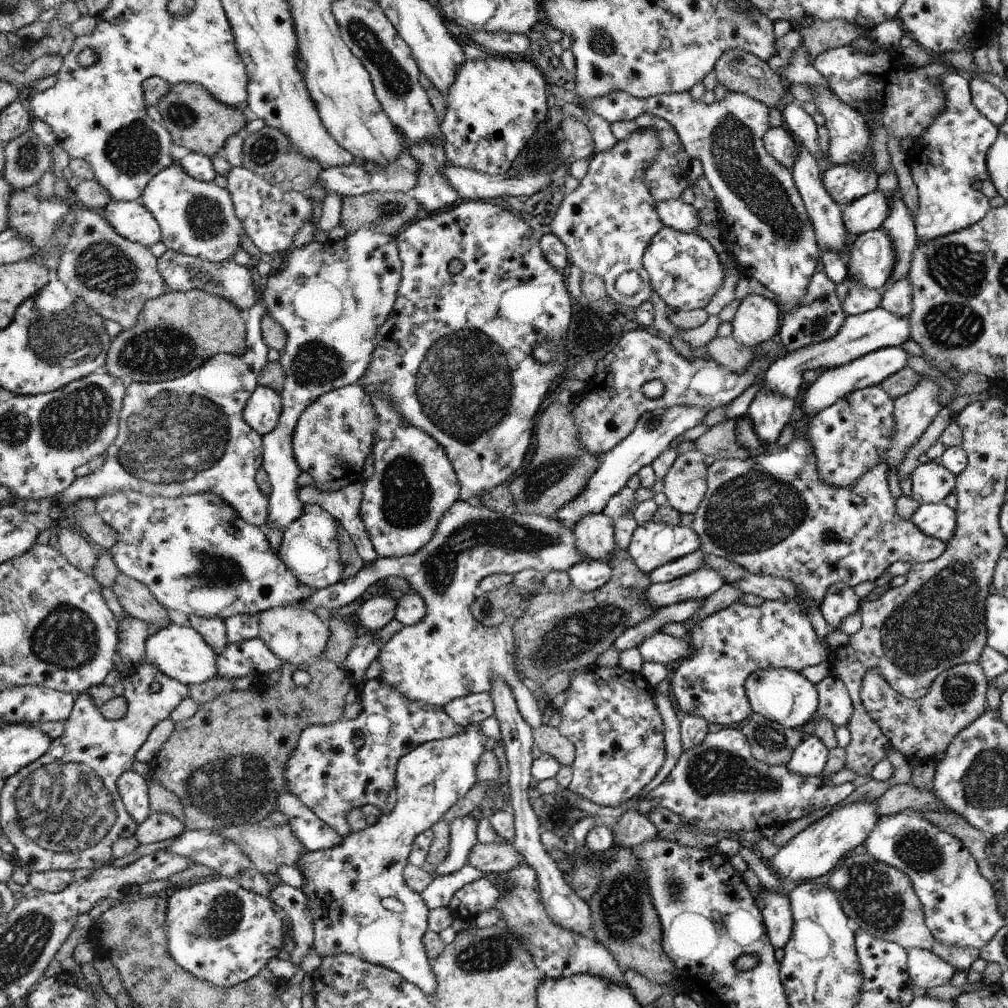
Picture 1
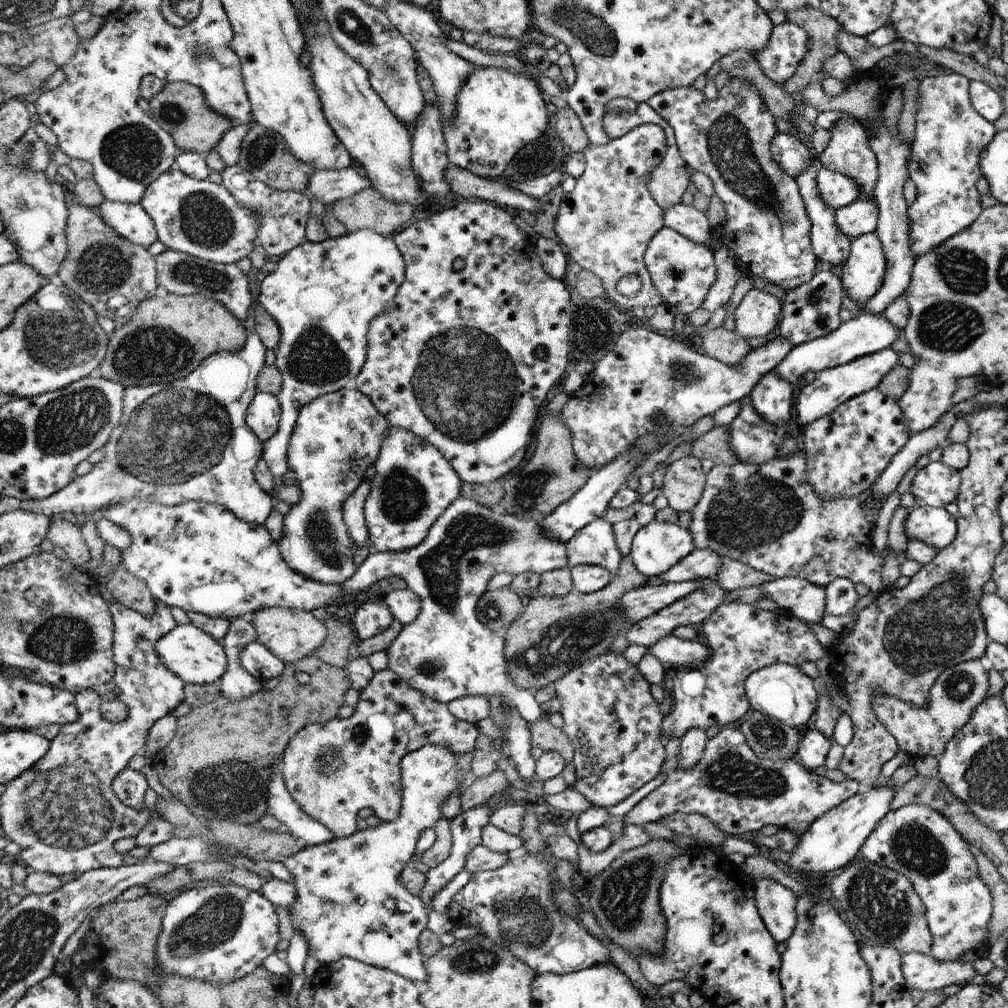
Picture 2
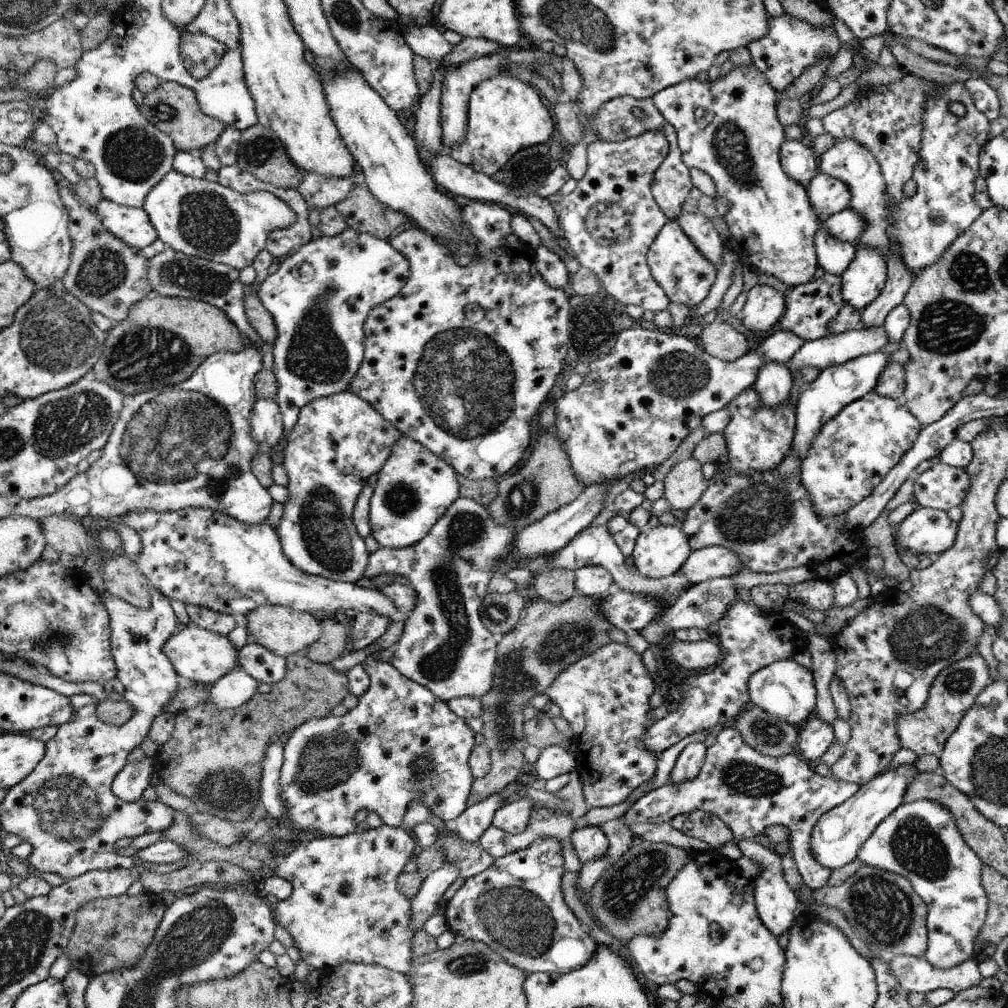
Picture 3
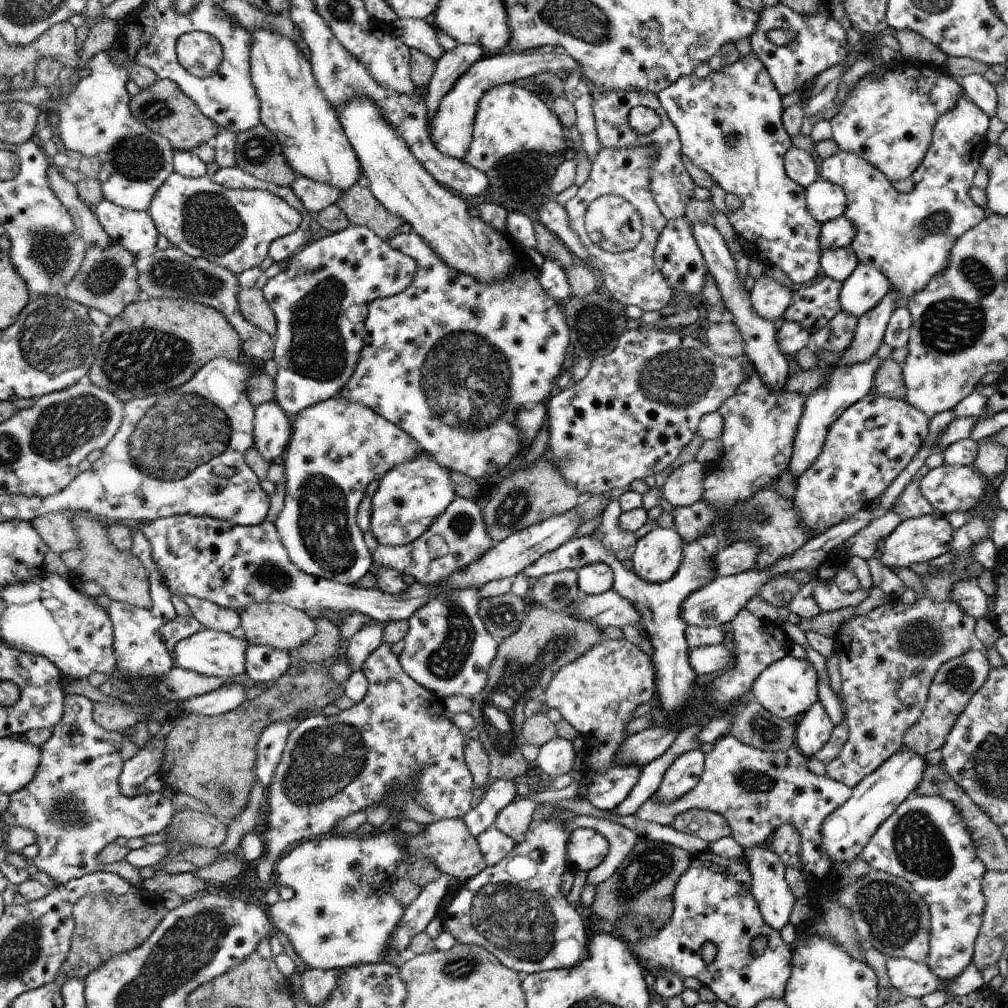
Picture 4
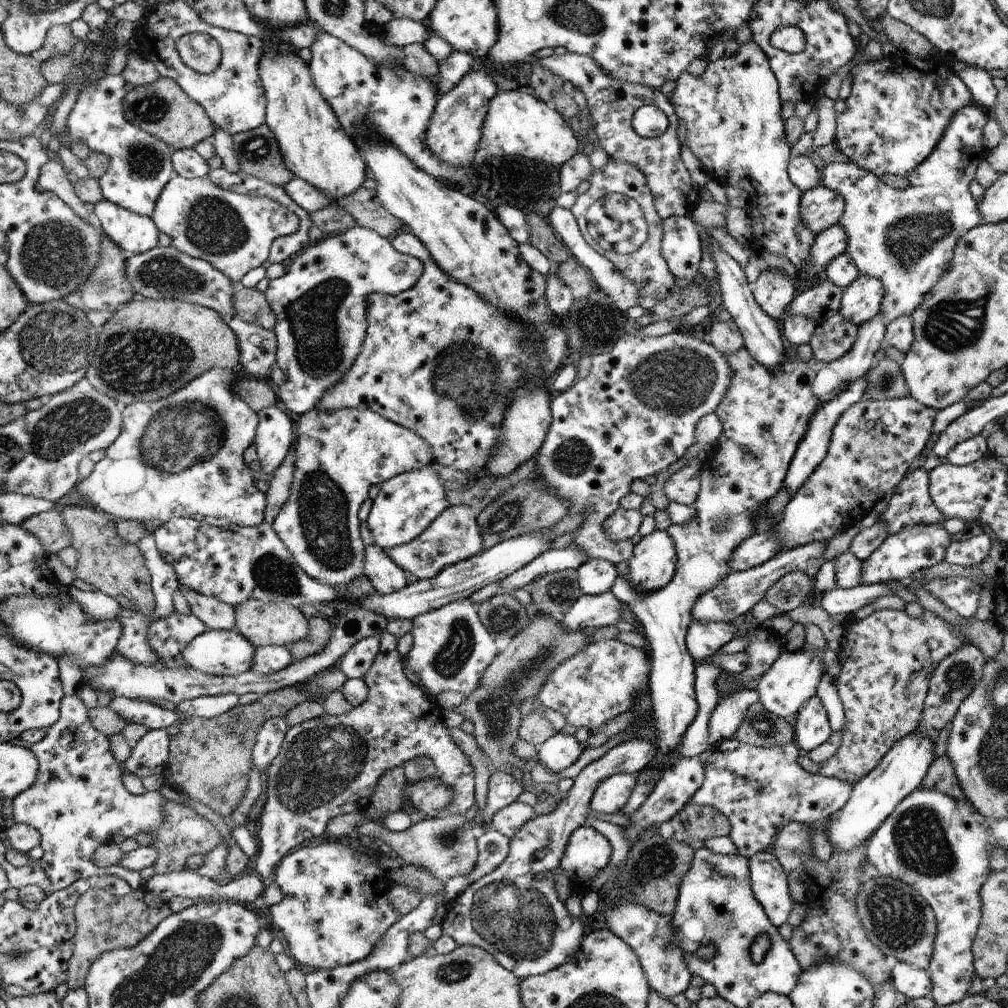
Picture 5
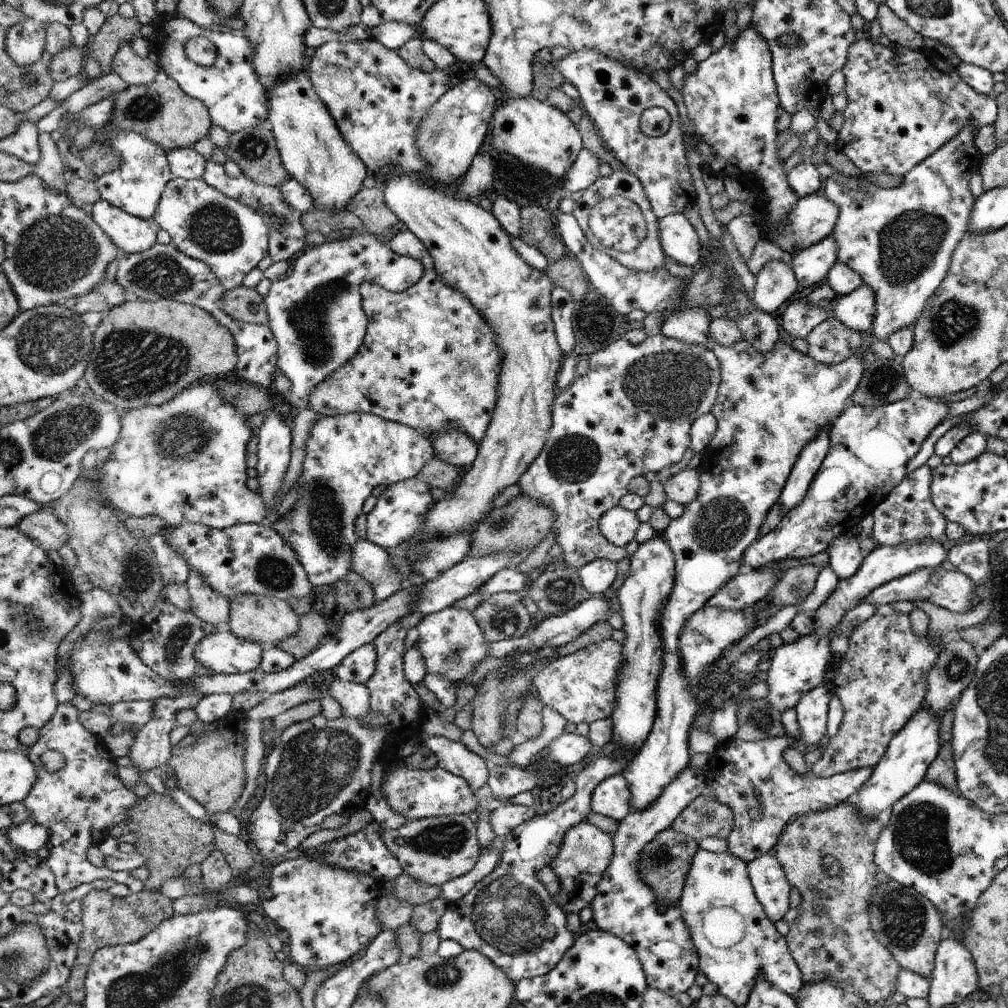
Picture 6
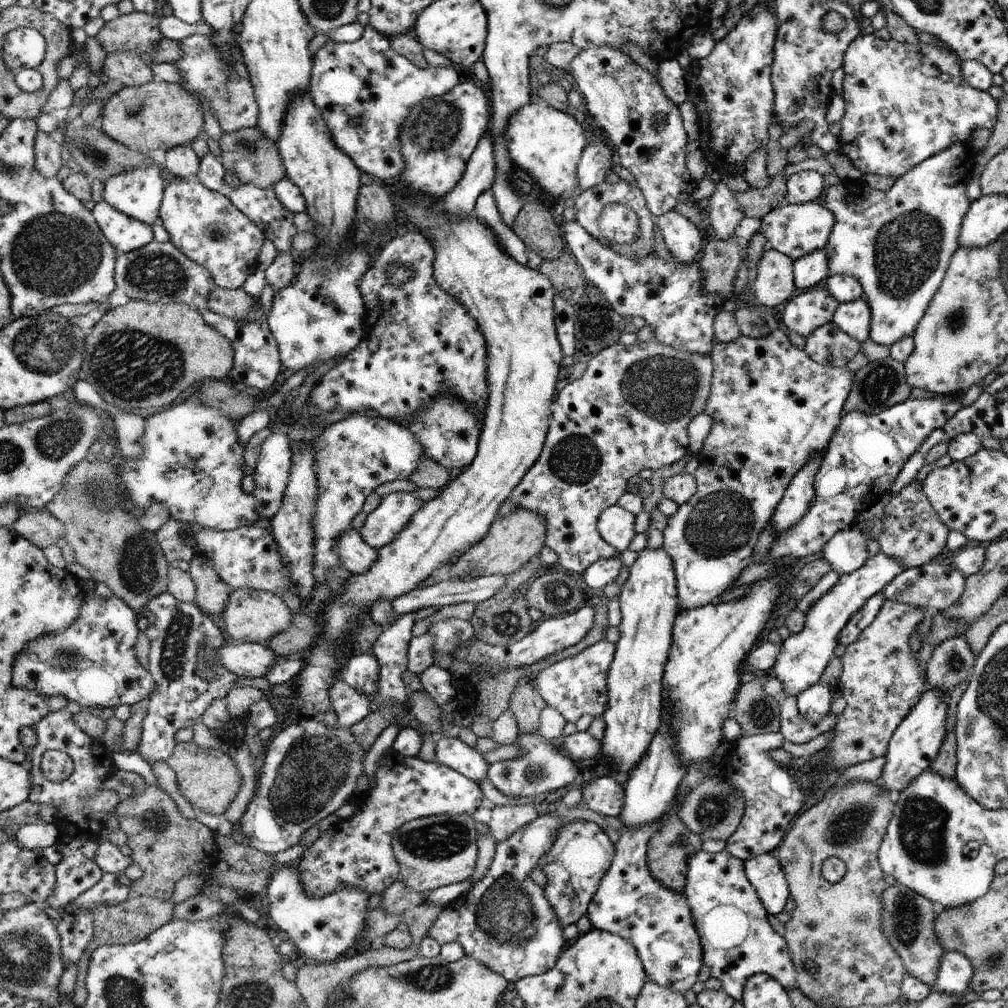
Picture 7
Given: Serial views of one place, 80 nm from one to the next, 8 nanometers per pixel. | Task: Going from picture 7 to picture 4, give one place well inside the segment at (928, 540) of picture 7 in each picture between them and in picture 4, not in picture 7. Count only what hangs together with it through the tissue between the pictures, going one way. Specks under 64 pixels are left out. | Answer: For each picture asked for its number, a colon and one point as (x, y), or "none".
4: (911, 503)
5: (911, 504)
6: (908, 515)

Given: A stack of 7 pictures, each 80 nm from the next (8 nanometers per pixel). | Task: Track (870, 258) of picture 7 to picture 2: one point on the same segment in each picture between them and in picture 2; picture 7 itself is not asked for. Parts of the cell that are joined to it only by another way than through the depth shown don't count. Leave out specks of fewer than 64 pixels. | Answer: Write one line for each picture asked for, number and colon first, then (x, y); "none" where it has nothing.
2: (950, 135)
3: (921, 227)
4: (908, 236)
5: (906, 237)
6: (901, 240)

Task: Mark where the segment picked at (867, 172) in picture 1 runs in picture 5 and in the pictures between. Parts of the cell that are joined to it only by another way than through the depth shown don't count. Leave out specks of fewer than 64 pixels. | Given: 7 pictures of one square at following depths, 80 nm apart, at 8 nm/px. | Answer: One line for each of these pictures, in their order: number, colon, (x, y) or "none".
2: (836, 190)
3: (828, 196)
4: (826, 201)
5: (821, 208)

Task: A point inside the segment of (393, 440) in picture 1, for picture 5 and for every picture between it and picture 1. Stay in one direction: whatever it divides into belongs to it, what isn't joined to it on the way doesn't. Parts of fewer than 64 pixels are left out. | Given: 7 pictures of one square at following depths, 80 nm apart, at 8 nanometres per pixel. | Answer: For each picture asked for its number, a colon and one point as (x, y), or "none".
2: (414, 484)
3: (415, 488)
4: (410, 498)
5: (407, 504)

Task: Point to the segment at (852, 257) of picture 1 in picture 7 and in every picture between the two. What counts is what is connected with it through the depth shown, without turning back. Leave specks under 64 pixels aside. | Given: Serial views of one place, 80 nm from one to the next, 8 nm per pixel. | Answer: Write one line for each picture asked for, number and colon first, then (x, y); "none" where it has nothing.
2: (863, 273)
3: (862, 282)
4: (867, 286)
5: (861, 301)
6: (856, 311)
7: (854, 318)

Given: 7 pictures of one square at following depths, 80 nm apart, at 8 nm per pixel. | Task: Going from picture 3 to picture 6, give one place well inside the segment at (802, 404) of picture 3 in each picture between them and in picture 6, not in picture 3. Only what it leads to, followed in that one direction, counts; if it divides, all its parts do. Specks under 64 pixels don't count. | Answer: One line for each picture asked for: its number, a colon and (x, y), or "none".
4: (845, 386)
5: (813, 448)
6: (805, 469)

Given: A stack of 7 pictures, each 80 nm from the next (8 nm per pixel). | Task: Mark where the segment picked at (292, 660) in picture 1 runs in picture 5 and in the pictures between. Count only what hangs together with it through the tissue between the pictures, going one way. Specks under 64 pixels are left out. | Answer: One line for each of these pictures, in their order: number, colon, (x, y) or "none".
2: (291, 634)
3: (285, 631)
4: (281, 626)
5: (263, 624)

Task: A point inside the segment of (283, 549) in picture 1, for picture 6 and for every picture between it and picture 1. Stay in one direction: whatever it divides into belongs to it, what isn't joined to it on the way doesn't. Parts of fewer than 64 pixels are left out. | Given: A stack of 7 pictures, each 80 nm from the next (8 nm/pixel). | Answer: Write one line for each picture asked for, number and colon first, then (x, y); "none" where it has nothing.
2: (337, 436)
3: (339, 441)
4: (338, 447)
5: (338, 455)
6: (347, 455)

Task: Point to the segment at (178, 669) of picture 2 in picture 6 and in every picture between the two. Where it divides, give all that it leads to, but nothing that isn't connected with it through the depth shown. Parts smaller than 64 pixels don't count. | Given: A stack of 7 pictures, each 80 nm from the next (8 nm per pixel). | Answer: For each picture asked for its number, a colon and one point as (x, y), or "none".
3: (200, 655)
4: (212, 653)
5: (219, 652)
6: (223, 652)

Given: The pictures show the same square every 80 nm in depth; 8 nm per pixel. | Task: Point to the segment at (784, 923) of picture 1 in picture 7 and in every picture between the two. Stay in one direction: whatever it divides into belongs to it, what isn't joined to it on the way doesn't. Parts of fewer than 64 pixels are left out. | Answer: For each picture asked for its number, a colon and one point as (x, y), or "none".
2: (777, 905)
3: (776, 902)
4: (775, 900)
5: (769, 883)
6: (771, 887)
7: (766, 873)

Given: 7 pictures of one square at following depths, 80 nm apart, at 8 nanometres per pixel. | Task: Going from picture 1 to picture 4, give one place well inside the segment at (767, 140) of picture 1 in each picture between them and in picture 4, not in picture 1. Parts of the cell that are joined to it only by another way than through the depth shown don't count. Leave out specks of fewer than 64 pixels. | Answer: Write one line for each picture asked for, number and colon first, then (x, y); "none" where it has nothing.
2: (795, 157)
3: (801, 163)
4: (800, 166)

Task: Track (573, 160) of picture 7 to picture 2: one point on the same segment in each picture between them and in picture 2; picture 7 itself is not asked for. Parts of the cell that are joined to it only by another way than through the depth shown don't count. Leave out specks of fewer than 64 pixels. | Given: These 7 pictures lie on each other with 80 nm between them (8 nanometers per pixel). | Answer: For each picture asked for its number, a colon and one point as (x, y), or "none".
2: (499, 112)
3: (506, 116)
4: (510, 120)
5: (516, 123)
6: (542, 136)

